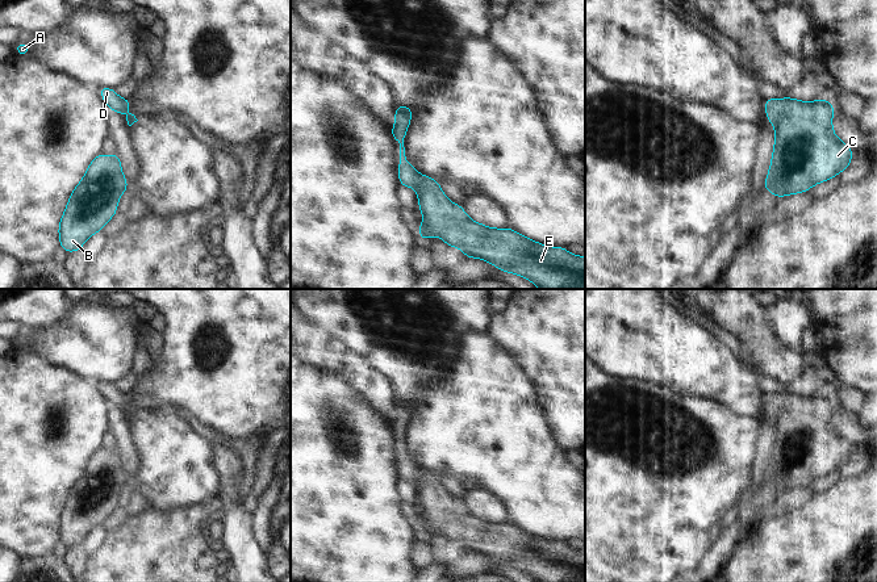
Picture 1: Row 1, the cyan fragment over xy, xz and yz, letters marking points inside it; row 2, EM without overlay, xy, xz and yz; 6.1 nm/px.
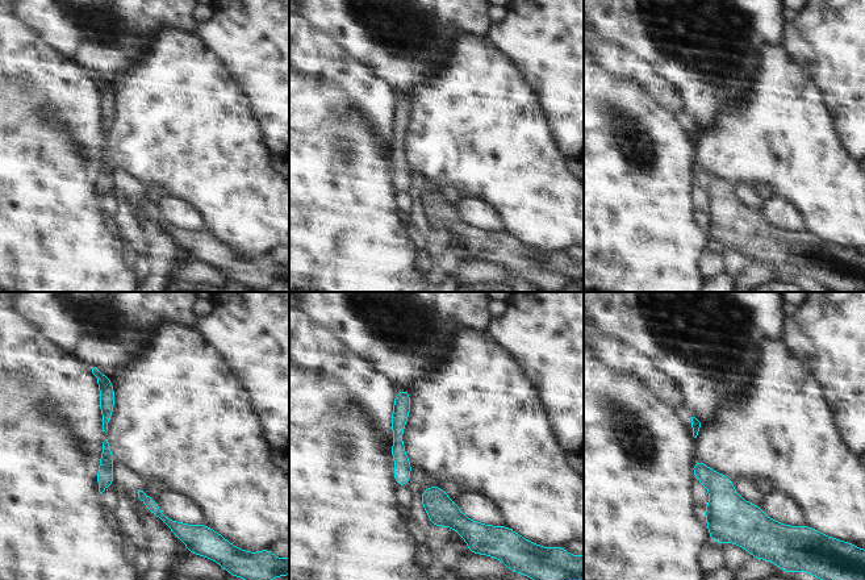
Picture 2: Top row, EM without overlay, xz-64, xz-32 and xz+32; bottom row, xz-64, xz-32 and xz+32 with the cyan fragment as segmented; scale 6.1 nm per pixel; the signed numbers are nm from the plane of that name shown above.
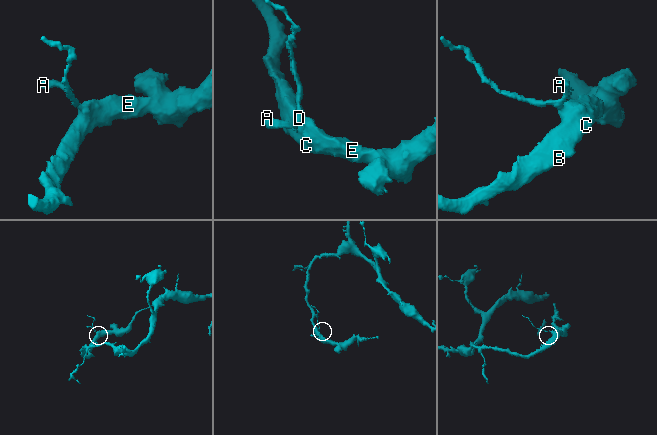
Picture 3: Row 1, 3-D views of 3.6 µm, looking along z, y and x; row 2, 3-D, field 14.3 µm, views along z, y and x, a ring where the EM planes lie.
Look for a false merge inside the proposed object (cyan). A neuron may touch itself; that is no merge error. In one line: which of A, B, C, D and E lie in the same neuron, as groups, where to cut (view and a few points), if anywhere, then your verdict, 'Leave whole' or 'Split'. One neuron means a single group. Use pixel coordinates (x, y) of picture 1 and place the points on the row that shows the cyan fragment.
Groups: A B C D E. No split. Leave whole.

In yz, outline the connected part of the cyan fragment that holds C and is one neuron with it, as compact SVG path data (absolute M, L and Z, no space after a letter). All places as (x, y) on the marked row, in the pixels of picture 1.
M792 97L768 99L764 101L764 110L768 121L776 127L774 148L764 190L773 193L777 200L784 194L807 193L813 185L836 177L849 167L853 151L834 134L835 106L827 100L805 102Z

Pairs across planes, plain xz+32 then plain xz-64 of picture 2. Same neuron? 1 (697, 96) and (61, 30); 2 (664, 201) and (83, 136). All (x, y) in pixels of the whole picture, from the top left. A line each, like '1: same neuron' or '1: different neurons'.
1: same neuron
2: different neurons

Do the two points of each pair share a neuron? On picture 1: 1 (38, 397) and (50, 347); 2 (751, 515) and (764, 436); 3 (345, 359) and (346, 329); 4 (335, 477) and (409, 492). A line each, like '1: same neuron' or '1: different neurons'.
1: different neurons
2: same neuron
3: different neurons
4: different neurons

